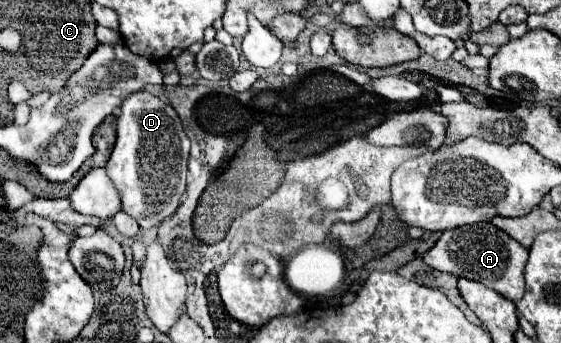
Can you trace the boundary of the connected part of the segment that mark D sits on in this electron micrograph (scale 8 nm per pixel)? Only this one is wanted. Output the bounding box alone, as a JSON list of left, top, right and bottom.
[105,91,189,229]

